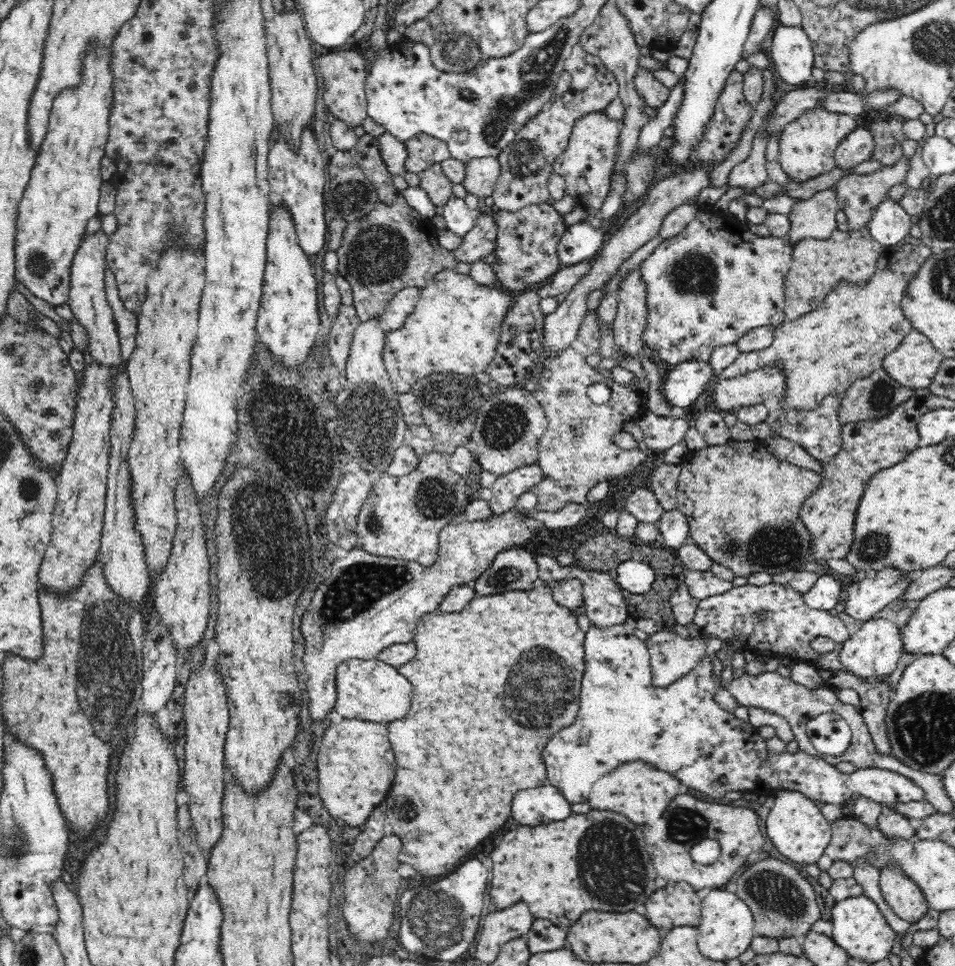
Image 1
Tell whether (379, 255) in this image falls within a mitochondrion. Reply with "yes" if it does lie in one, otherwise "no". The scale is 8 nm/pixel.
yes

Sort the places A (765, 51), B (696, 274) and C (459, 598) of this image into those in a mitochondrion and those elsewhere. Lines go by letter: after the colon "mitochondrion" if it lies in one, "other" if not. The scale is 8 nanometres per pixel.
A: other
B: mitochondrion
C: other

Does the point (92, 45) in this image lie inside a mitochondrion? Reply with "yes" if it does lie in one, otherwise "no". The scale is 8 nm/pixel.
no

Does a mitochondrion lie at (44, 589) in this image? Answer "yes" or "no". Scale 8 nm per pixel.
no

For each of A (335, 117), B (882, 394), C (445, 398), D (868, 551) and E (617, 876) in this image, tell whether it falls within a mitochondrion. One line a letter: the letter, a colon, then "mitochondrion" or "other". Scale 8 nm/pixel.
A: other
B: mitochondrion
C: mitochondrion
D: mitochondrion
E: mitochondrion

